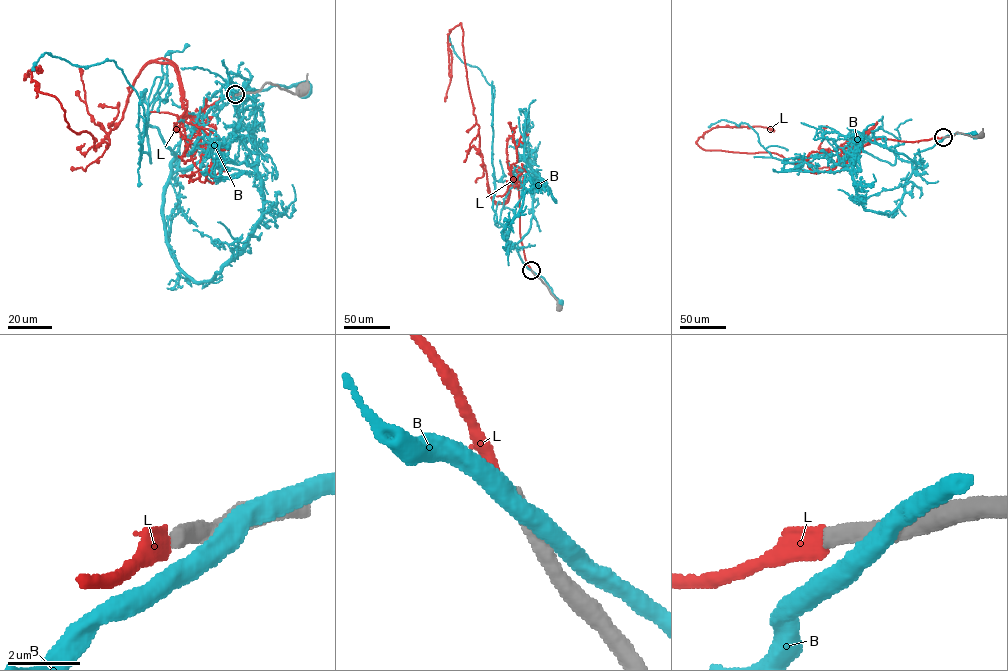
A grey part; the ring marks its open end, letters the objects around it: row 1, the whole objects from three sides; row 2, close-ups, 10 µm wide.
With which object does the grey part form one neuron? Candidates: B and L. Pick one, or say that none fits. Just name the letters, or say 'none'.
none

